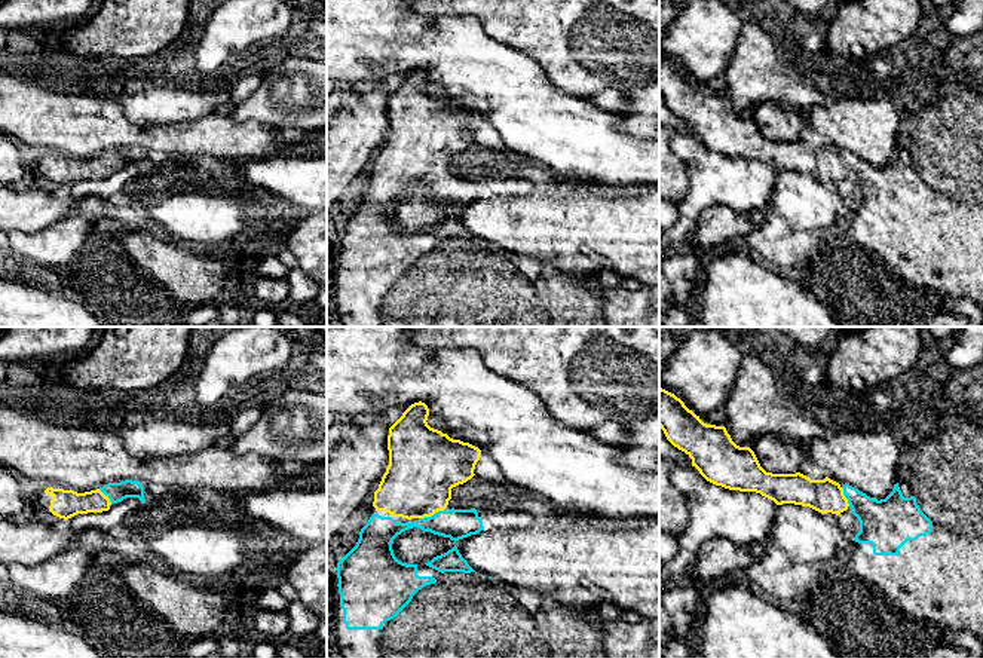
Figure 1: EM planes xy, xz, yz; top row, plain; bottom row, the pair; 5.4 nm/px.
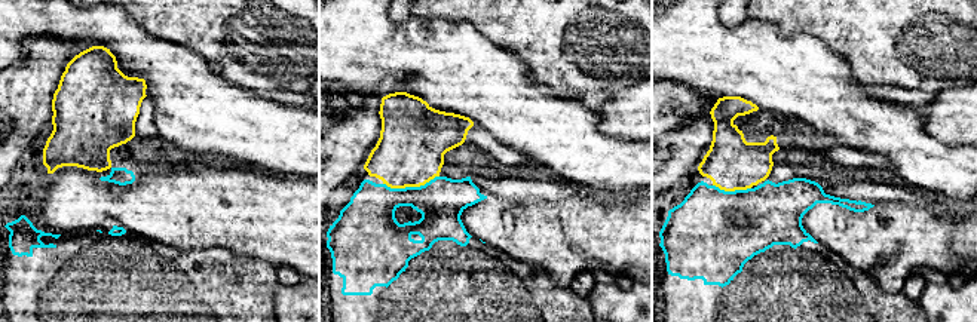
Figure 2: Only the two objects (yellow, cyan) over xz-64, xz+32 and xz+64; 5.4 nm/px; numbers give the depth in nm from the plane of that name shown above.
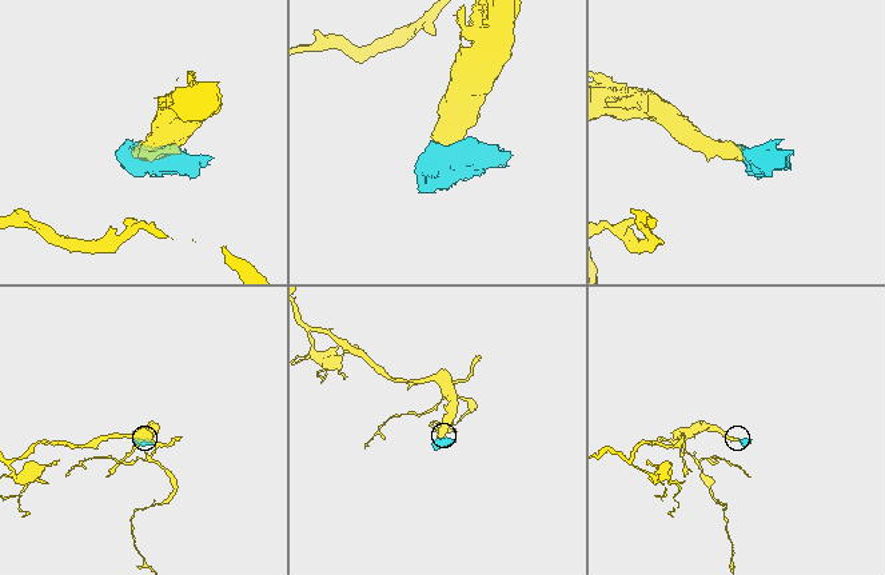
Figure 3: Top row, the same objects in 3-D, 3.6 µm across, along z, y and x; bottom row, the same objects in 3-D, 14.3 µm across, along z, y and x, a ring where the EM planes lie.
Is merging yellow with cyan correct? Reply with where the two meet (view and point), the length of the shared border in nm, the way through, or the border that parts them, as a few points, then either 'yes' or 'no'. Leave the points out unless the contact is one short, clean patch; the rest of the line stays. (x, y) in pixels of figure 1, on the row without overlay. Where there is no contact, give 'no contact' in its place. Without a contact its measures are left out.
contact xz (431, 181); length 160 nm; way xz (422, 137), (422, 158), (431, 181), (438, 189), (456, 192); yes

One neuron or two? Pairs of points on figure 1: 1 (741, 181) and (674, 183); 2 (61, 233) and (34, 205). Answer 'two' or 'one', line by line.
1: two
2: two

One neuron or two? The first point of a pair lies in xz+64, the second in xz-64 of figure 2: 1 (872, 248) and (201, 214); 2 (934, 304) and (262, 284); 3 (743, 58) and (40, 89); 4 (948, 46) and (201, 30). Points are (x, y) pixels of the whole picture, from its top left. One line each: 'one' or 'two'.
1: one
2: two
3: two
4: one

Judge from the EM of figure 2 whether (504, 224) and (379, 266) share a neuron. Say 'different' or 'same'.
different

